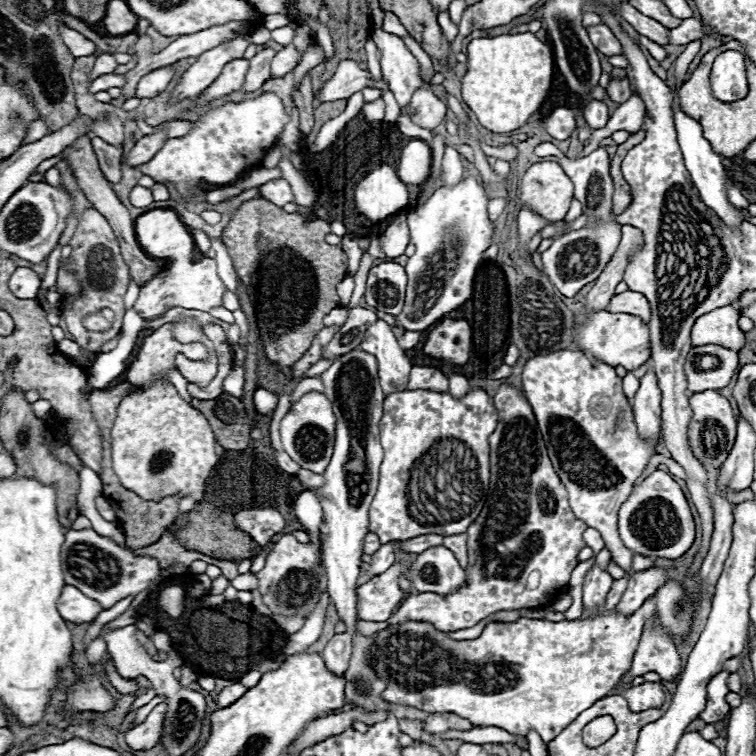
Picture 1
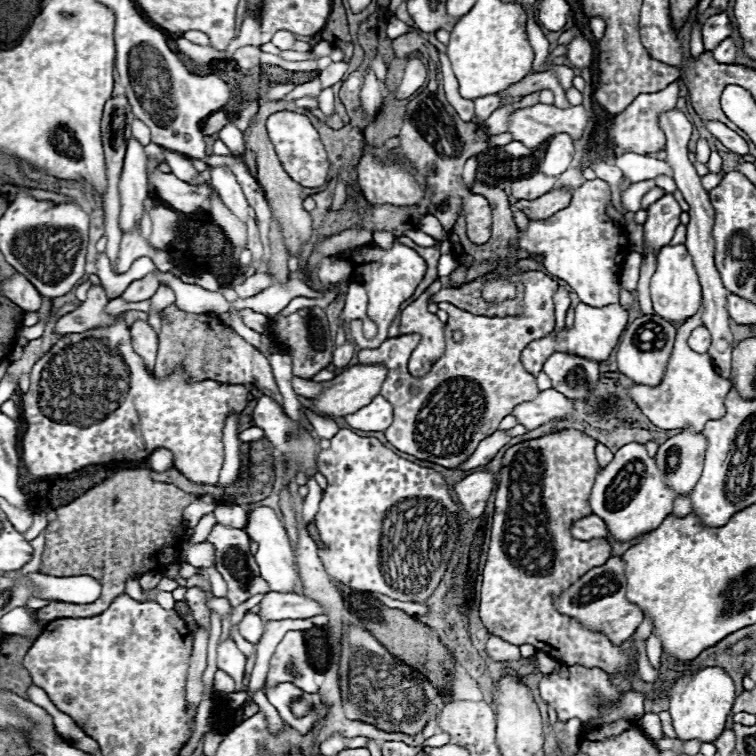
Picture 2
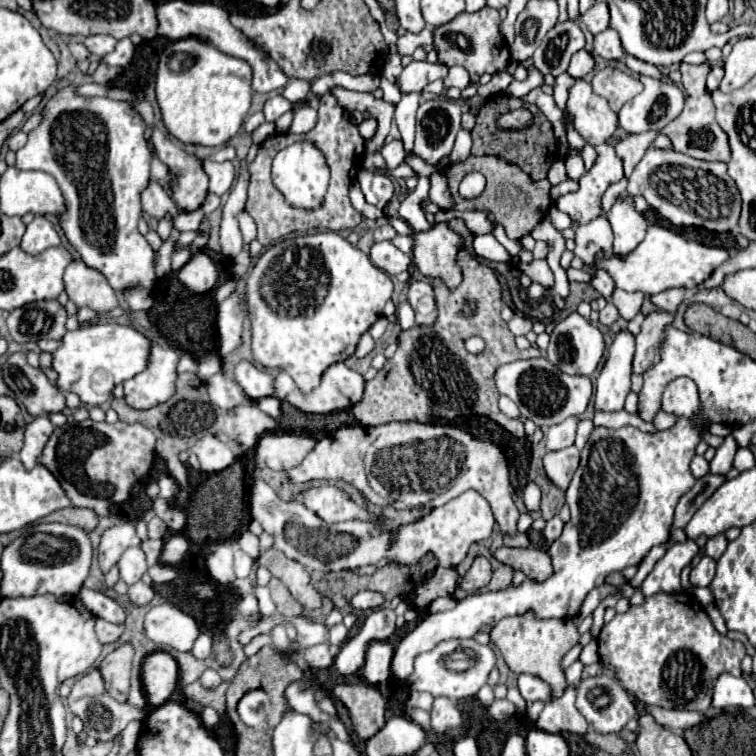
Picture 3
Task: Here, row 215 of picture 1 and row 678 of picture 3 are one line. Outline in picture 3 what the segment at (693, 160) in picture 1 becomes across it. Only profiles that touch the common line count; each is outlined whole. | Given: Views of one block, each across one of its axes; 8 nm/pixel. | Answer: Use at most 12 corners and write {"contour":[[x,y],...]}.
{"contour":[[720,674],[712,706],[750,708],[754,694],[740,676]]}

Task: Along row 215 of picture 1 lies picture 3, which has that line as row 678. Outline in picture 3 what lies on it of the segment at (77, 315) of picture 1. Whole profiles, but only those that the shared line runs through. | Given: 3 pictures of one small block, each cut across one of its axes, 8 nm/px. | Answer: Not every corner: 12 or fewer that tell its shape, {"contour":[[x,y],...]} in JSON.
{"contour":[[98,670],[74,684],[68,708],[98,742],[120,736],[148,708],[120,704]]}

